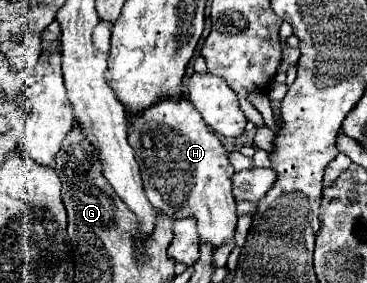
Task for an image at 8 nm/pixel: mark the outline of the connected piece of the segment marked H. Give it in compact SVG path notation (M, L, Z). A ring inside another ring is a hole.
M185 96L177 100L157 100L153 106L145 108L137 116L131 116L131 128L129 128L129 144L135 148L135 160L141 166L141 176L145 184L145 194L149 202L163 210L165 214L173 218L185 218L193 216L197 220L199 238L219 248L227 238L233 236L235 224L237 224L237 212L235 212L235 198L231 194L233 190L233 166L229 162L229 154L219 140L219 136L205 124L201 112L193 106L191 100Z

